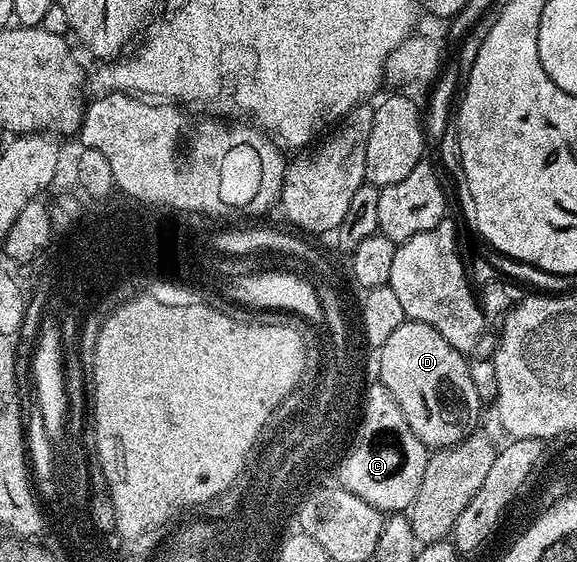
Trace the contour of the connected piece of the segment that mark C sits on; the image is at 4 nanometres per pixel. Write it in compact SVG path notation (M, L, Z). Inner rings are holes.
M381 384L367 387L371 400L364 412L367 424L361 445L343 468L342 483L346 490L361 496L369 504L384 512L403 512L411 505L421 488L429 457L428 447L409 428L397 400Z

